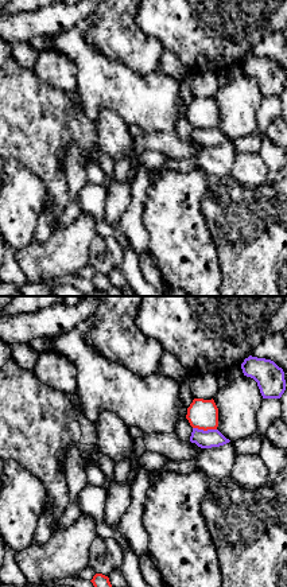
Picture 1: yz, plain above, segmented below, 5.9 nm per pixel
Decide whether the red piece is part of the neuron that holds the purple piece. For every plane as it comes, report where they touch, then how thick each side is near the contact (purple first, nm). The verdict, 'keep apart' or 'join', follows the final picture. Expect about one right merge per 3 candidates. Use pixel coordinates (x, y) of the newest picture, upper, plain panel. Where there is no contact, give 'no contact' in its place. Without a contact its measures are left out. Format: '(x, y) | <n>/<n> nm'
(205, 129) | 110/180 nm

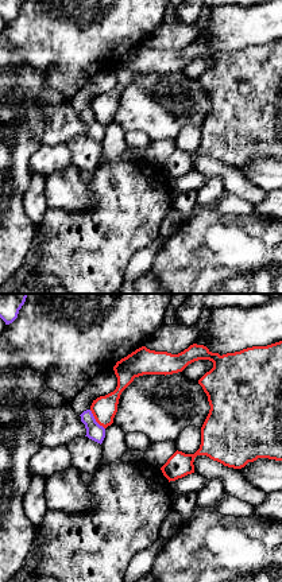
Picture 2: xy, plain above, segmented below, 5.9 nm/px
(95, 117) | 100/150 nm

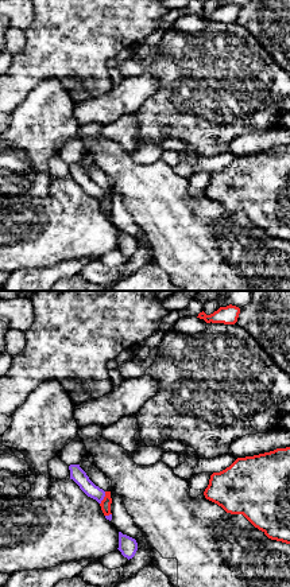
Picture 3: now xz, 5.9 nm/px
(103, 197) | 90/60 nm

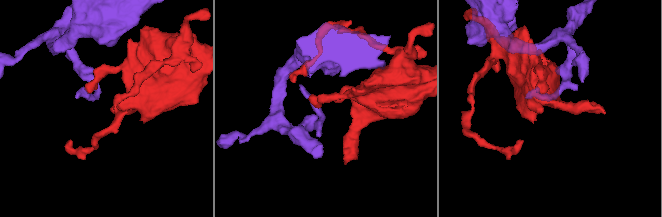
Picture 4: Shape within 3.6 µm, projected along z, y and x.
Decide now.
keep apart

